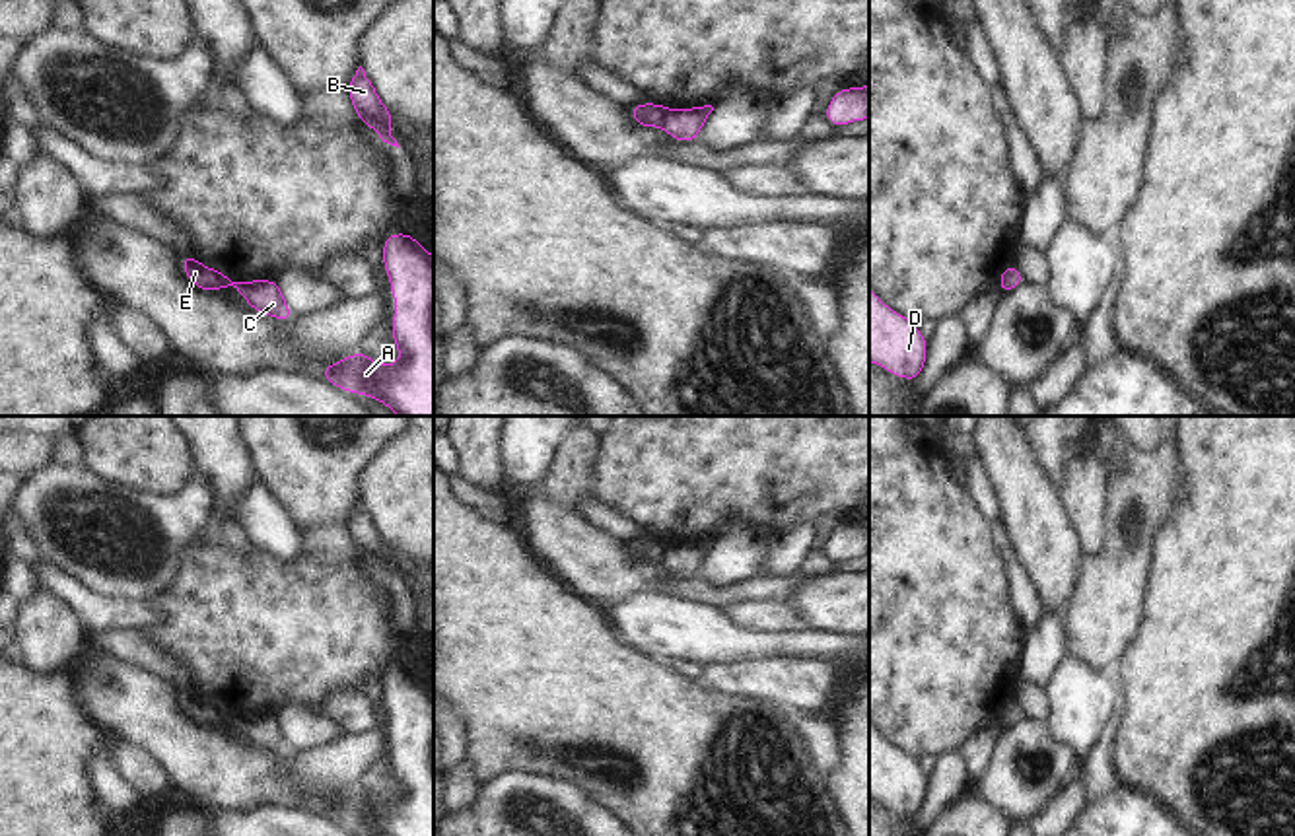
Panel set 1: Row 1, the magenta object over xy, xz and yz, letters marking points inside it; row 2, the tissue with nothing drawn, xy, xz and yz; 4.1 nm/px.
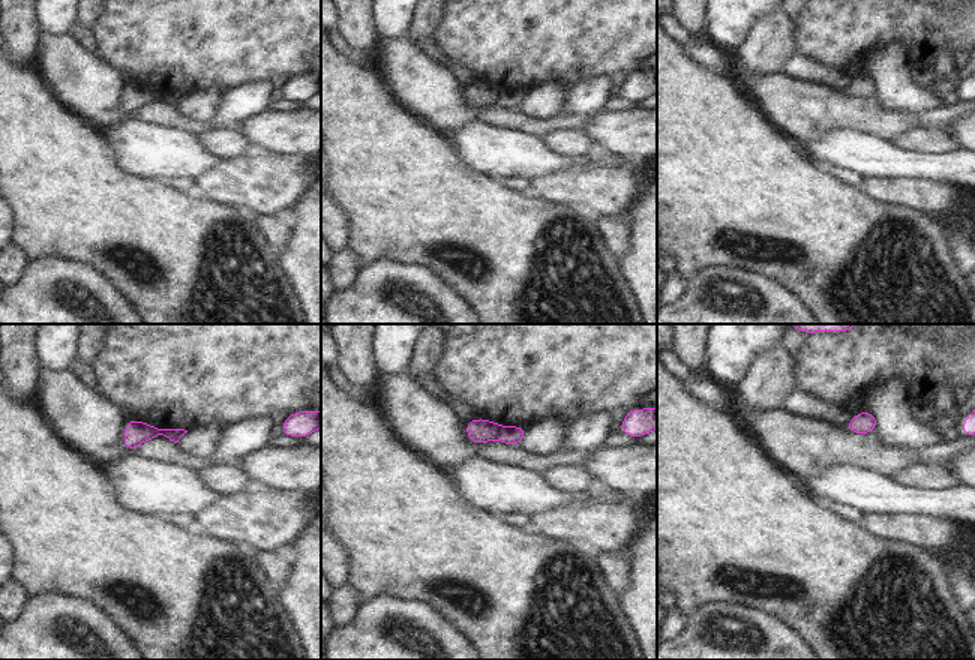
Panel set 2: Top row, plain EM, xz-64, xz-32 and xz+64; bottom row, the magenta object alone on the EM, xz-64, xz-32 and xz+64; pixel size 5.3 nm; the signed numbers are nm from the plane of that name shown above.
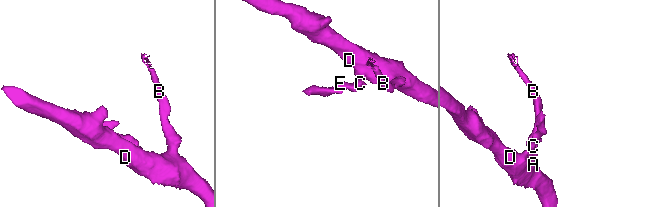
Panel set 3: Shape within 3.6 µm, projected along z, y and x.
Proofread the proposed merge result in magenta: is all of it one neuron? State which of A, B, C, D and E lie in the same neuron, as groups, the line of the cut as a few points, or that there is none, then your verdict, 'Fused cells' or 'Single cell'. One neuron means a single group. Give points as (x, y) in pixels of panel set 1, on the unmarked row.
Groups: A B C D / E. Split along xz (667, 545), (660, 560). Fused cells.

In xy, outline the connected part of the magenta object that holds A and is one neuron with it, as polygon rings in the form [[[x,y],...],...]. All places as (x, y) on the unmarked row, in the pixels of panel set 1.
[[[391,669],[383,702],[399,739],[391,770],[401,795],[379,801],[360,785],[327,799],[321,815],[375,836],[434,836],[434,692],[410,669]]]

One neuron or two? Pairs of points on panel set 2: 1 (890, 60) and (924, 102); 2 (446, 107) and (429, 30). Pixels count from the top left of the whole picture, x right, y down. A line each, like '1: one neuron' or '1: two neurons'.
1: one neuron
2: two neurons

